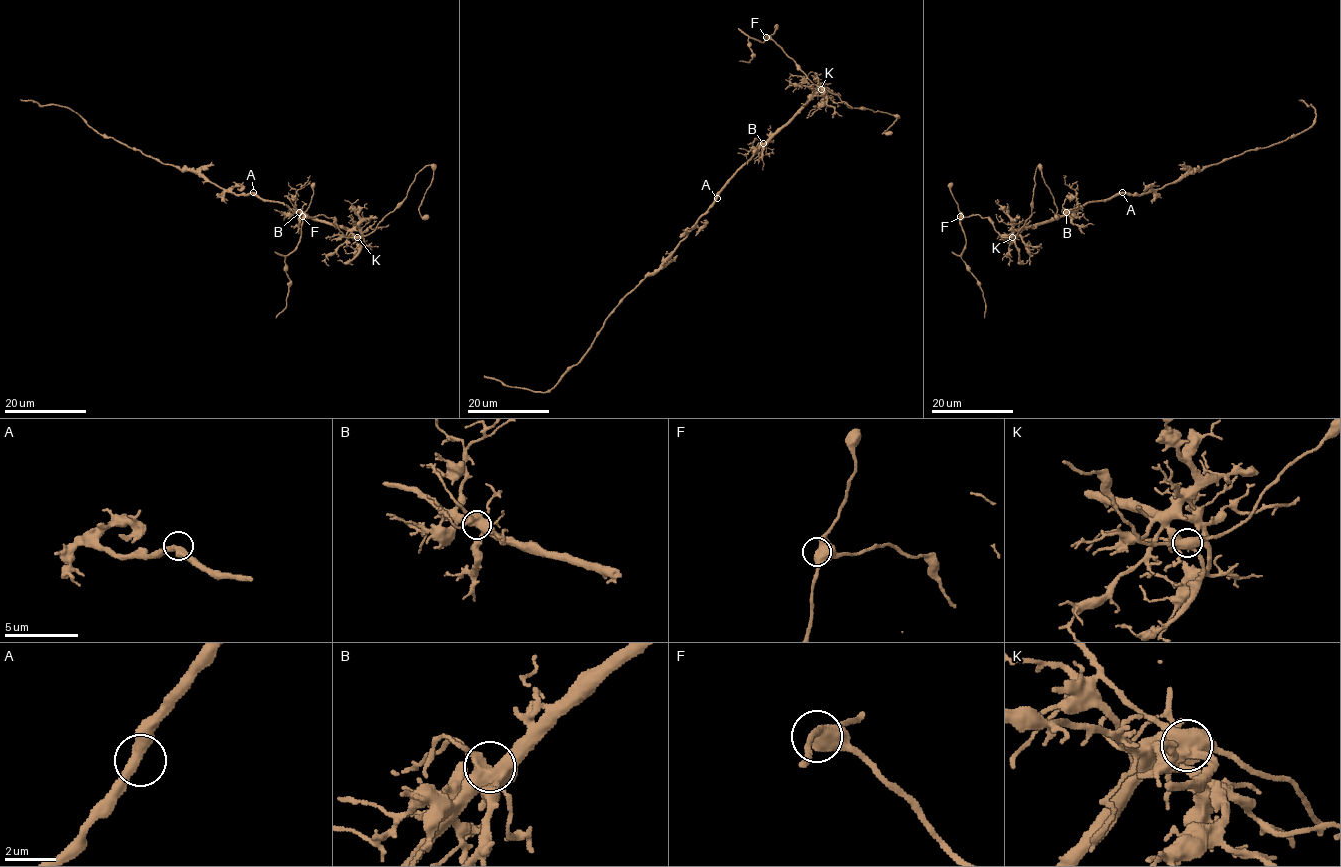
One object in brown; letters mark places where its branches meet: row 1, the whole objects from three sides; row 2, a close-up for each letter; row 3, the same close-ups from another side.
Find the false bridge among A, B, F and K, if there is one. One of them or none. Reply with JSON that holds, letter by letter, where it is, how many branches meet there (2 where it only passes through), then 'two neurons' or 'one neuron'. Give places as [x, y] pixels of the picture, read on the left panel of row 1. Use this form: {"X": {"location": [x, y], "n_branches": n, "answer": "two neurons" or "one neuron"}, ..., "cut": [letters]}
{"A": {"location": [253, 192], "n_branches": 2, "answer": "one neuron"}, "B": {"location": [299, 212], "n_branches": 6, "answer": "one neuron"}, "F": {"location": [302, 216], "n_branches": 3, "answer": "one neuron"}, "K": {"location": [357, 237], "n_branches": 5, "answer": "two neurons"}, "cut": ["K"]}

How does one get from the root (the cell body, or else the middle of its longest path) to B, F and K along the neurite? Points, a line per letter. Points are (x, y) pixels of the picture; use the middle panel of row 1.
B: (716, 197), (726, 181), (763, 143)
F: (716, 197), (723, 185), (792, 116), (812, 92), (807, 76), (775, 42), (766, 37)
K: (716, 197), (723, 185), (816, 90), (821, 89)

